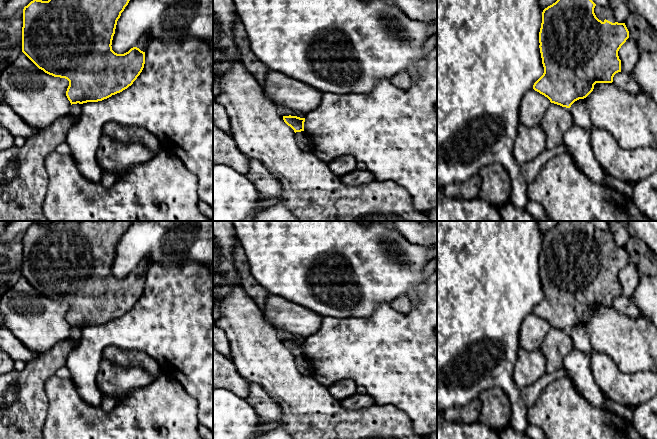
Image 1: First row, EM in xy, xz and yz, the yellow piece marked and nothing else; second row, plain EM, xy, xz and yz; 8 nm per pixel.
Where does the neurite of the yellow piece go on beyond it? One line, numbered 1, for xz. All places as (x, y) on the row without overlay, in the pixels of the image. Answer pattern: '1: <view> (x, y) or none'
1: none

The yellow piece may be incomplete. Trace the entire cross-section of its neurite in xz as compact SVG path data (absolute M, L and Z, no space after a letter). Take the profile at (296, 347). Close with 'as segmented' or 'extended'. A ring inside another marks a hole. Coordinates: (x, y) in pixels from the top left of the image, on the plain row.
M283 340L284 346L290 350L294 356L301 356L304 355L304 346L305 342L300 342L297 340Z; as segmented

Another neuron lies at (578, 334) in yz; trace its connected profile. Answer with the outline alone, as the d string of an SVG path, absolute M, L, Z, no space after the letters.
M581 324L575 325L569 332L573 347L583 353L592 353L593 349L585 327Z

